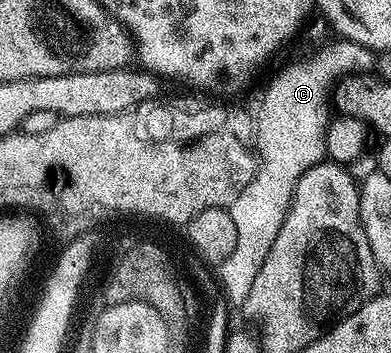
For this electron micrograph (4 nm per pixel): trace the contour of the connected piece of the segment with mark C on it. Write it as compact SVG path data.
M343 38L334 40L309 54L304 61L285 66L268 83L257 113L254 114L253 149L257 158L257 168L251 182L229 206L233 227L237 227L237 247L233 247L233 255L229 255L229 259L225 259L225 263L217 269L219 281L227 292L225 297L228 302L242 303L249 295L249 287L253 287L253 279L257 279L257 271L261 271L261 263L265 263L265 255L269 255L269 247L273 247L273 239L277 239L277 231L281 231L281 223L285 223L301 175L309 167L320 164L326 156L324 139L331 118L335 86L344 77L363 75L374 68L374 50Z

